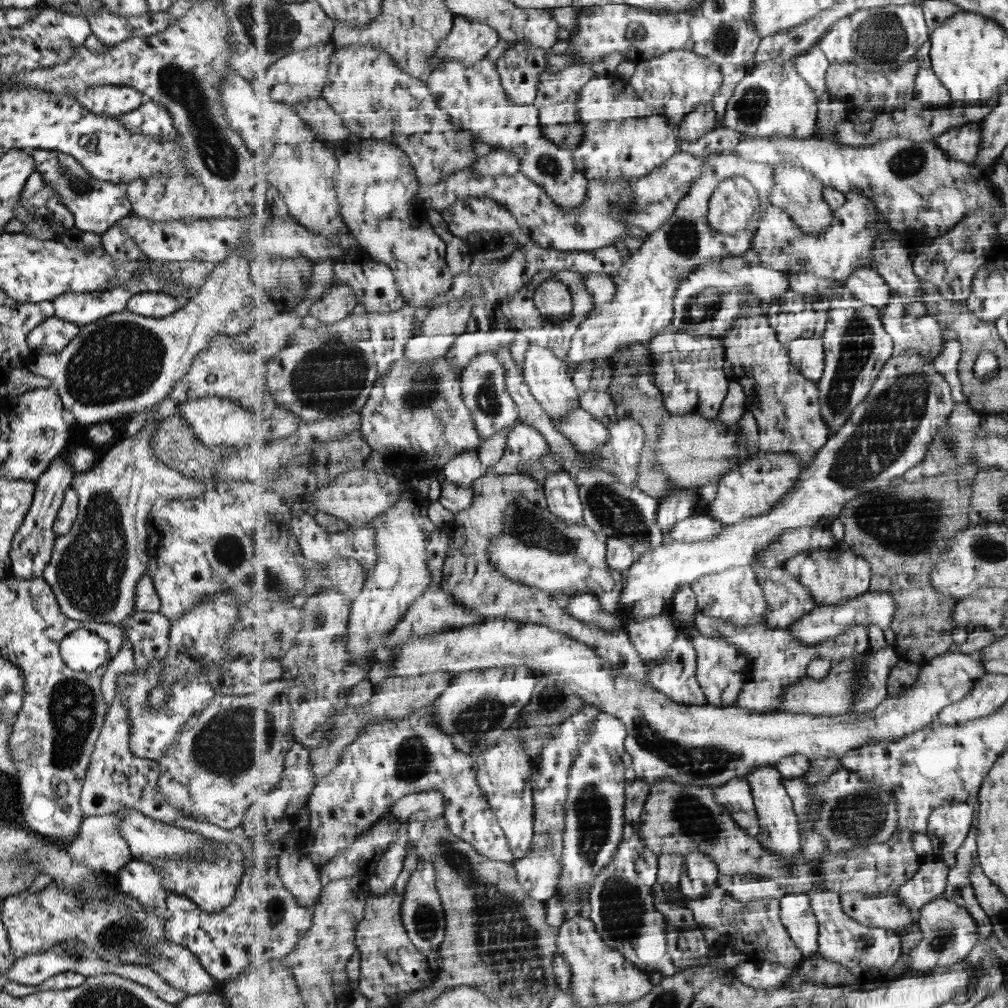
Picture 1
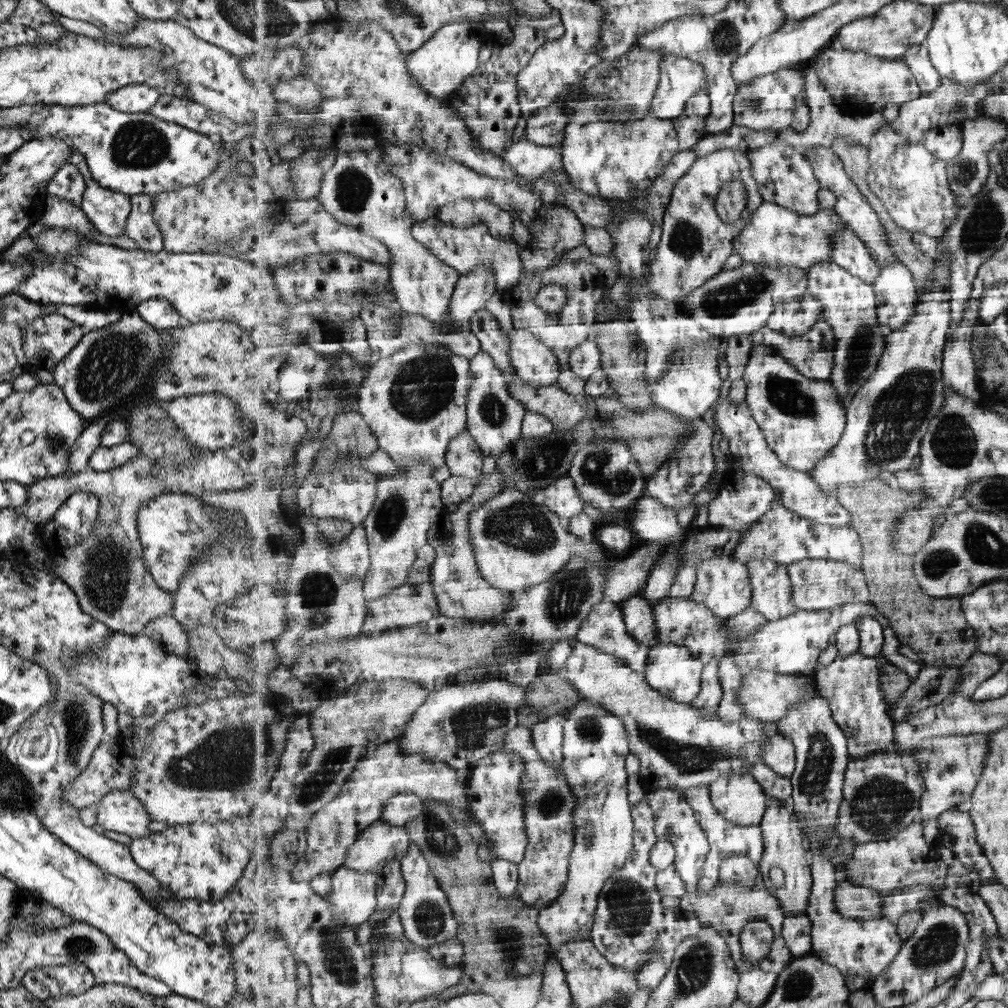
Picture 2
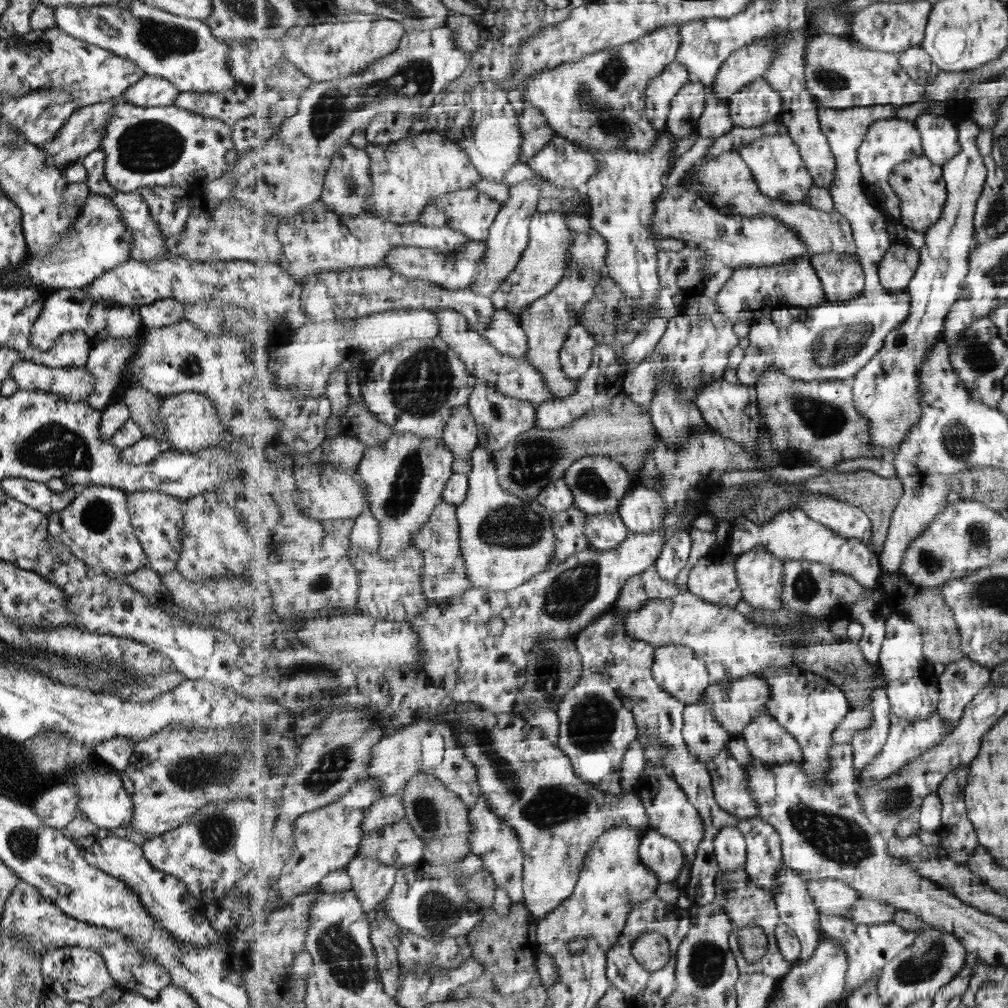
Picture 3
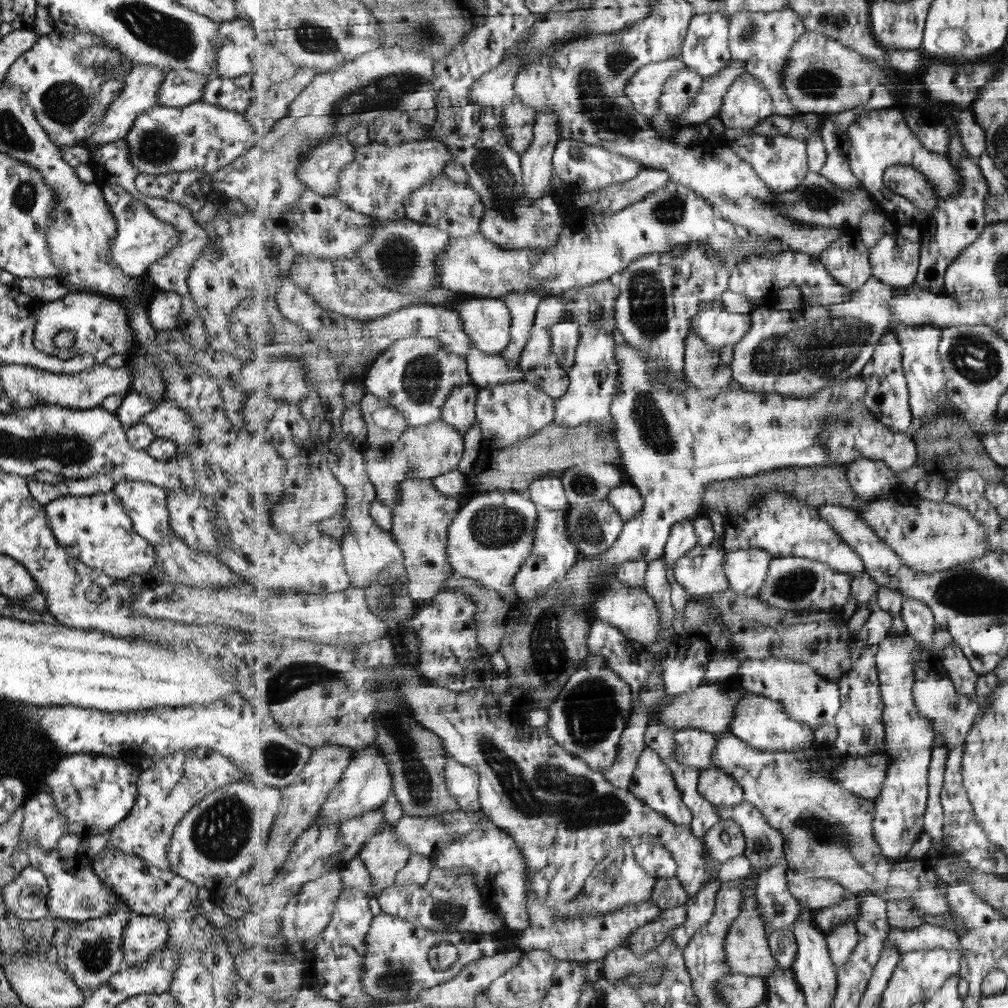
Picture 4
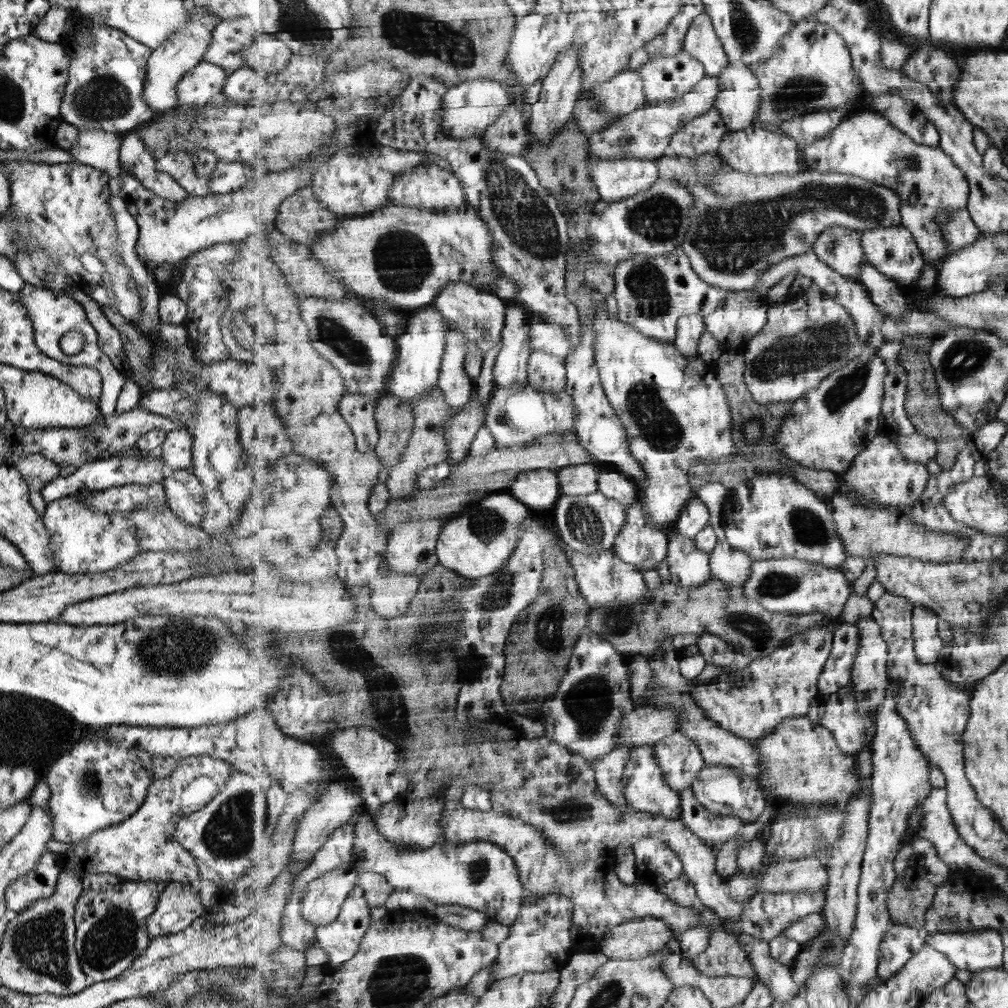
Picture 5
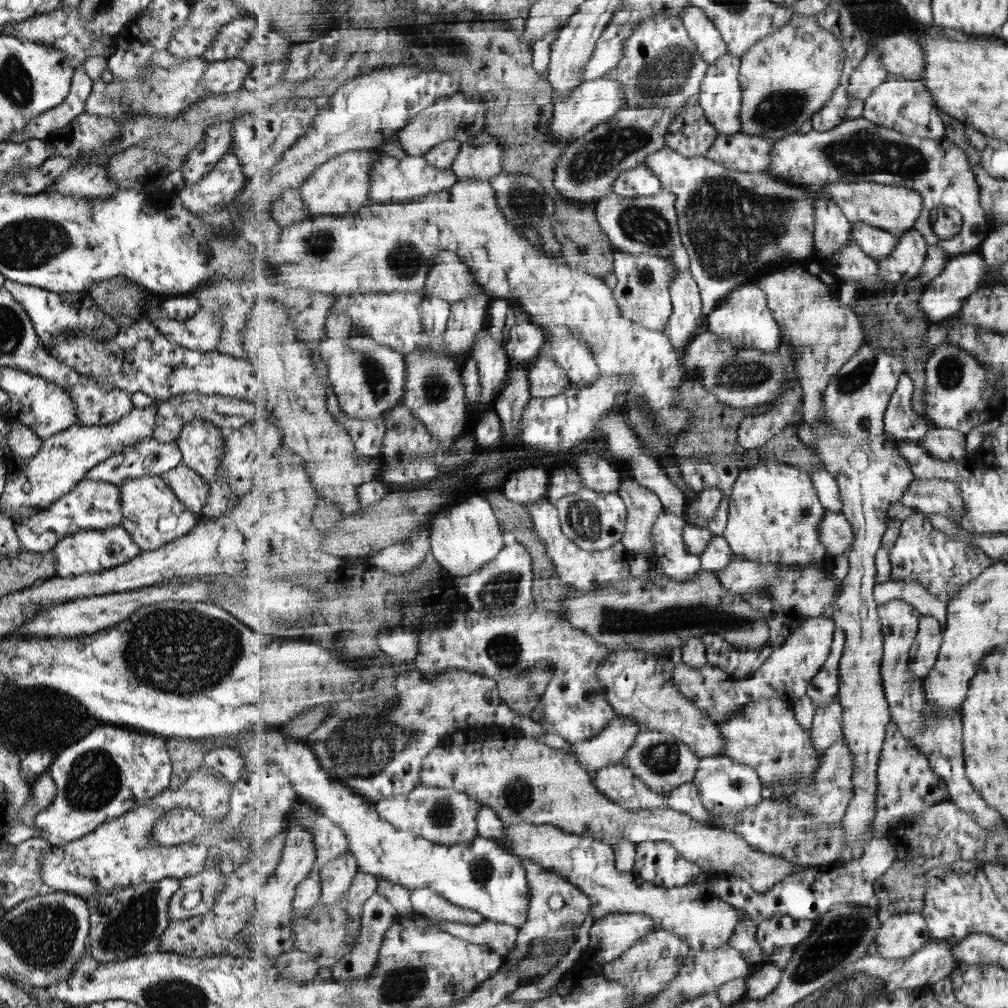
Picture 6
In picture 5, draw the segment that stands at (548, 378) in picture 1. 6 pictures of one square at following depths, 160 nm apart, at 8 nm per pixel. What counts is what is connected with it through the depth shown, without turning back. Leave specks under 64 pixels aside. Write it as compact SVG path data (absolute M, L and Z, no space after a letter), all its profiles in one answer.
M452 280L447 283L447 286L442 287L442 291L433 303L448 321L448 326L464 332L470 341L483 350L484 354L489 353L502 342L508 306L504 299L499 298L493 292L462 280Z

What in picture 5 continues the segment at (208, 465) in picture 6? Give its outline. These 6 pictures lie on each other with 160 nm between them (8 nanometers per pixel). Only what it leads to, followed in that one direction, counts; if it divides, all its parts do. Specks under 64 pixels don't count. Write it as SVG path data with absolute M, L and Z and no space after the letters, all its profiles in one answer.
M181 426L168 432L158 452L168 472L188 469L190 466L190 434Z

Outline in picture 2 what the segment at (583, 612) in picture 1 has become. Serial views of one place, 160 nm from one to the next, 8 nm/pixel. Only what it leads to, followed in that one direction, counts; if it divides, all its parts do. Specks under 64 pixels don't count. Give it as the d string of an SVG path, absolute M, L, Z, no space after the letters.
M605 601L601 602L601 604L597 604L597 606L591 610L591 616L581 624L576 637L577 640L583 641L585 644L590 644L598 648L601 652L615 655L623 664L629 665L631 668L635 669L635 672L645 677L651 648L644 646L644 644L640 644L634 636L629 634L628 630L629 628L625 623L620 604Z

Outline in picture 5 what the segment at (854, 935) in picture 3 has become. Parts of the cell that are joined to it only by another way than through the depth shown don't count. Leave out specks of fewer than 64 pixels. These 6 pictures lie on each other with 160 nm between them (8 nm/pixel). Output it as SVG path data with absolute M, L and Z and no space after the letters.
M997 930L926 935L926 945L946 954L958 969L972 973L1003 968L1005 945Z

